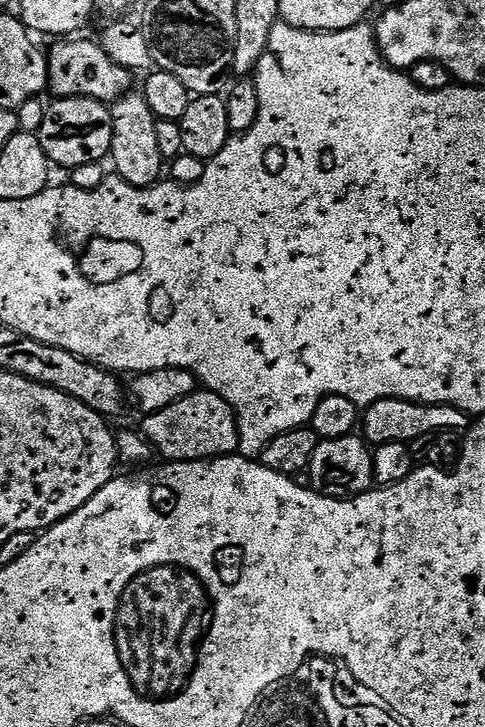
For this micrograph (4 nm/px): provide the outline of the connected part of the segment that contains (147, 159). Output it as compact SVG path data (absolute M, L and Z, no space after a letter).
M129 94L120 101L111 105L112 121L114 122L114 138L112 139L112 150L110 153L110 164L115 175L125 180L135 188L153 188L155 184L161 183L163 174L166 172L166 161L162 156L161 147L158 146L158 126L156 115L150 110L150 106L144 95Z

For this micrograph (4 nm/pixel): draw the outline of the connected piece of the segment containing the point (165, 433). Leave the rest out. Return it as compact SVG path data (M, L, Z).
M198 390L193 396L187 396L182 402L174 402L174 406L166 406L166 410L143 417L143 435L157 453L164 455L168 462L182 460L214 460L218 456L231 456L240 447L240 427L236 421L236 412L218 394L207 390Z

